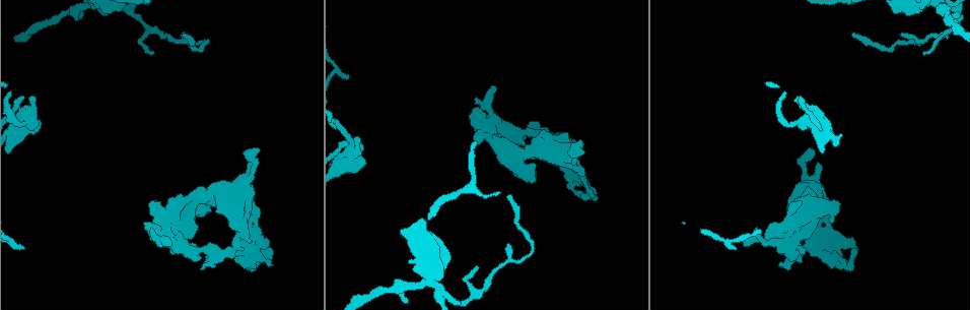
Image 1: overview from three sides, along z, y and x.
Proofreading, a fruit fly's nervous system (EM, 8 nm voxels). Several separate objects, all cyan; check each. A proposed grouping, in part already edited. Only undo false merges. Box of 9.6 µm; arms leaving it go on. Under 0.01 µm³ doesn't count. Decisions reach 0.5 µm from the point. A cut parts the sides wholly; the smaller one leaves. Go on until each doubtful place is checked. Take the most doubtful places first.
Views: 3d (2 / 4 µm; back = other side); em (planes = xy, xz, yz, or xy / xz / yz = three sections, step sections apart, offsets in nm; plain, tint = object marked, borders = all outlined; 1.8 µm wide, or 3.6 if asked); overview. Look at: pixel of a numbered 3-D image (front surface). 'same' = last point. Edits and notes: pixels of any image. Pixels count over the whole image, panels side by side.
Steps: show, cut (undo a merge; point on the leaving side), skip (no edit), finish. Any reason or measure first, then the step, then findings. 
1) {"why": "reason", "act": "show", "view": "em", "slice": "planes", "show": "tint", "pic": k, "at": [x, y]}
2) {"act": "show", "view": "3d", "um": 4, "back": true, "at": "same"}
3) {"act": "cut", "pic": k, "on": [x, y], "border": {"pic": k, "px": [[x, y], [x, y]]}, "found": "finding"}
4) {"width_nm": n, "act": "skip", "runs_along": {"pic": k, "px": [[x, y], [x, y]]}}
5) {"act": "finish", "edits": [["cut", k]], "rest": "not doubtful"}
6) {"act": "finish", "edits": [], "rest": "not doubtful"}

{"why": "two arms at a narrow angle", "act": "show", "view": "em", "slice": "planes", "show": "tint", "pic": 1, "at": [234, 246]}

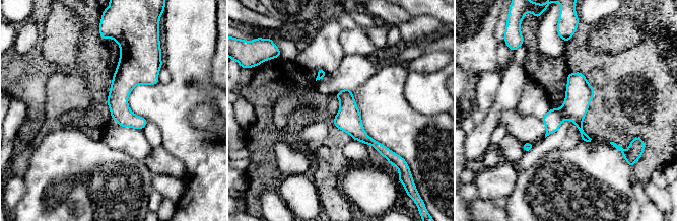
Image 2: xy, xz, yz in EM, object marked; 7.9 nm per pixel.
{"act": "skip", "runs_along": {"pic": 2, "px": [[341, 93], [352, 125], [387, 151]]}, "found": "one cell here"}

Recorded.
{"why": "touches itself", "act": "show", "view": "3d", "um": 2, "pic": 1, "at": [535, 135]}

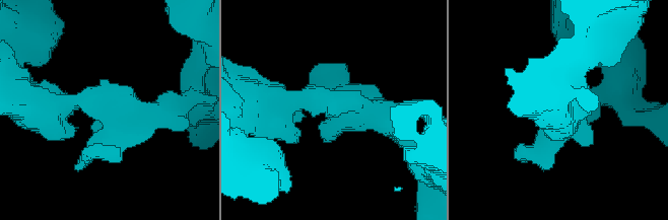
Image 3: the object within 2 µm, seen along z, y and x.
{"act": "show", "view": "em", "slice": "planes", "show": "tint", "pic": 3, "at": [115, 124]}

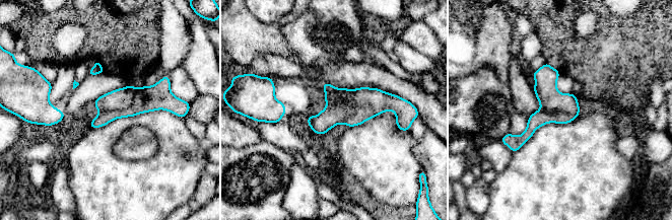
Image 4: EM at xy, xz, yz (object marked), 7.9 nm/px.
{"width_nm": 240, "act": "skip", "runs_along": {"pic": 4, "px": [[546, 66], [546, 111], [520, 140], [510, 140]]}, "found": "one cell here"}

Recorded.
{"why": "touches itself", "act": "show", "view": "em", "um": 3.6, "slice": "xy", "step": 16, "show": "tint", "pic": 1, "at": [264, 248]}

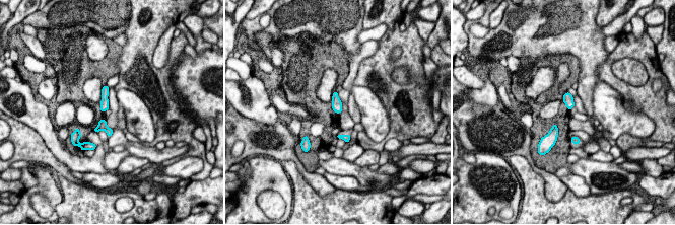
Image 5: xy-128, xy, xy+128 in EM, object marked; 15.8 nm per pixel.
{"act": "show", "view": "em", "um": 3.6, "slice": "planes", "show": "tint", "at": "same"}

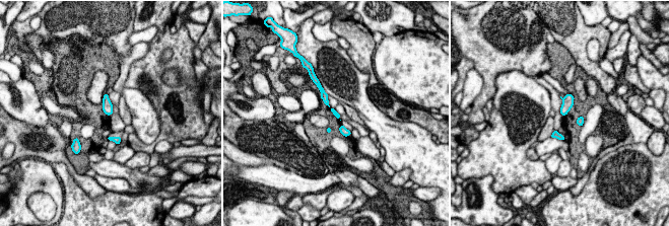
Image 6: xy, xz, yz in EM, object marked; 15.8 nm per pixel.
{"act": "skip", "runs_along": {"pic": 6, "px": [[321, 88], [327, 104], [337, 116]]}, "found": "one cell here"}

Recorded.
{"why": "thin neck", "act": "show", "view": "3d", "um": 2, "pic": 1, "at": [790, 223]}

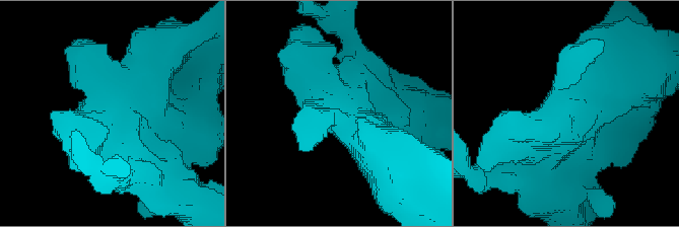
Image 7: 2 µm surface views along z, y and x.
{"why": "need the tissue", "act": "show", "view": "em", "slice": "yz", "step": 8, "show": "plain", "pic": 7, "at": [346, 116]}

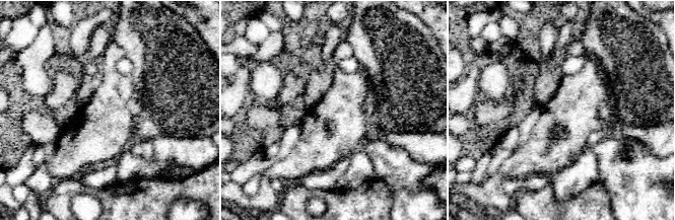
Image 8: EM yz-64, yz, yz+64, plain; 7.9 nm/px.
{"why": "what lies round it", "act": "show", "view": "em", "slice": "yz", "step": 8, "show": "borders", "at": "same"}

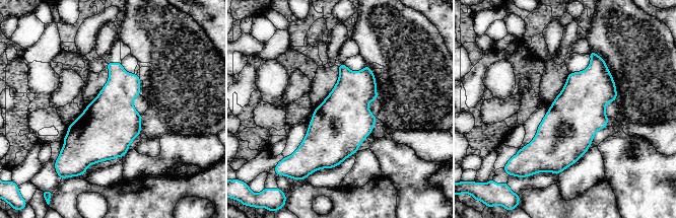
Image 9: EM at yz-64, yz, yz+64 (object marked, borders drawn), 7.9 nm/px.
{"width_nm": 420, "act": "skip", "found": "one cell here"}

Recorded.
{"why": "sharp bend", "act": "show", "view": "em", "slice": "yz", "step": 16, "show": "tint", "pic": 1, "at": [832, 259]}

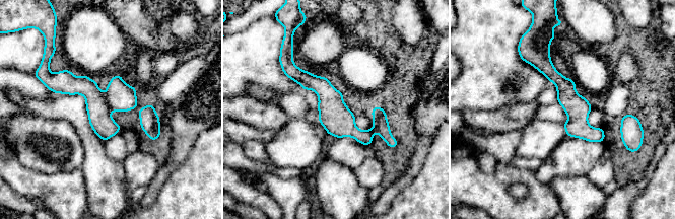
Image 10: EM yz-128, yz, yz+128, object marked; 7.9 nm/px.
{"act": "show", "view": "em", "slice": "planes", "show": "borders", "at": "same"}

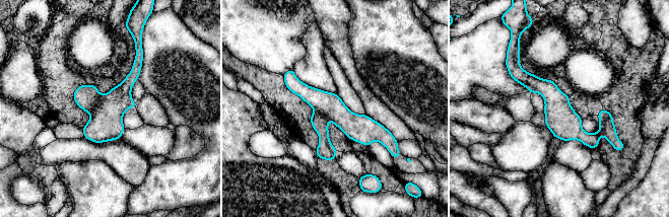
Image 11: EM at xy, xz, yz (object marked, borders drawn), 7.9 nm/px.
{"act": "skip", "found": "one cell here"}

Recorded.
{"act": "finish", "edits": [], "rest": "not doubtful"}

